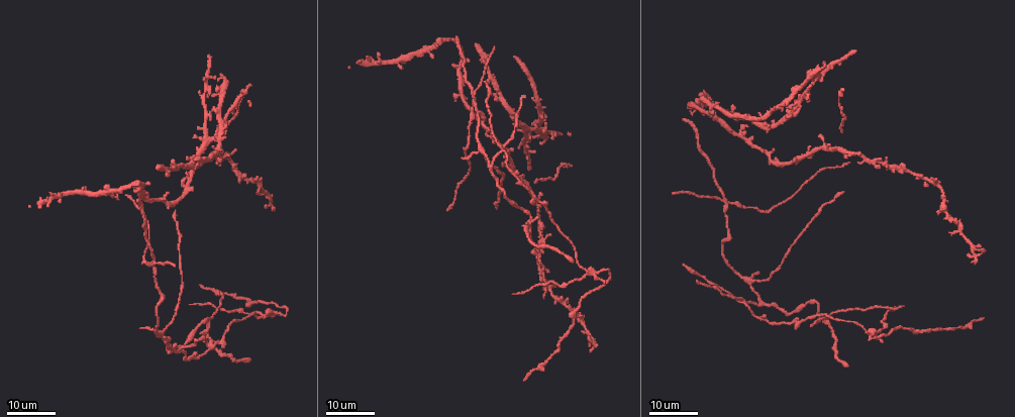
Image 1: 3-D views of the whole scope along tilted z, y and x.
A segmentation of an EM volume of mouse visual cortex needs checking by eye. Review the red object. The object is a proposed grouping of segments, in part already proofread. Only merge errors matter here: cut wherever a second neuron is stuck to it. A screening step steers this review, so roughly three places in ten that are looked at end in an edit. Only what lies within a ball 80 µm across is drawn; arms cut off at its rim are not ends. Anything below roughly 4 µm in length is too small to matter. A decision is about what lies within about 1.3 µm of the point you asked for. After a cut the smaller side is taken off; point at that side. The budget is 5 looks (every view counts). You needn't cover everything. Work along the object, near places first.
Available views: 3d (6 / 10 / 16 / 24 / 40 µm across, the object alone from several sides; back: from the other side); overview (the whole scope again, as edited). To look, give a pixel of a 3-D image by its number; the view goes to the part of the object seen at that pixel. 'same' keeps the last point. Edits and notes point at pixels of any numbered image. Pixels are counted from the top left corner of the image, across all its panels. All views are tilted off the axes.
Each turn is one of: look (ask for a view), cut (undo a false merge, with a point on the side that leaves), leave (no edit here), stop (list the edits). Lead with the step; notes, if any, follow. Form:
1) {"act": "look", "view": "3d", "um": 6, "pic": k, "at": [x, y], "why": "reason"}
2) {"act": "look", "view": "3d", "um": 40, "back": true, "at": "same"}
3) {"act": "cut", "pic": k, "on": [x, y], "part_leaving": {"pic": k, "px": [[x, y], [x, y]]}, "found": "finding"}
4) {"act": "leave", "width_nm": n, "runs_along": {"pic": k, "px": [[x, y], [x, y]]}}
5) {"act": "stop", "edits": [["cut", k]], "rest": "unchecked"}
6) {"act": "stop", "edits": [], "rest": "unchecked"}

{"act": "look", "view": "3d", "um": 16, "pic": 1, "at": [483, 151], "why": "arms part here"}

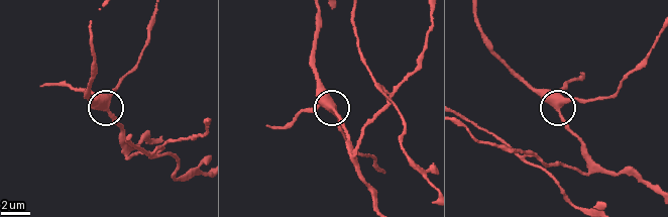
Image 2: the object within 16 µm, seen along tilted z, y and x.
{"act": "look", "view": "3d", "um": 10, "pic": 2, "at": [557, 106]}

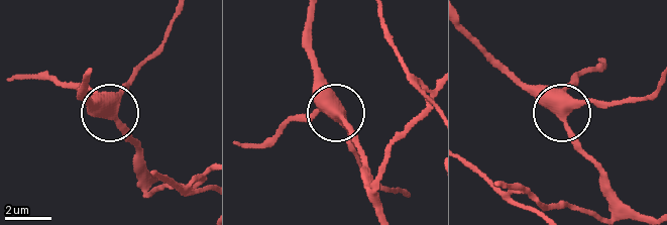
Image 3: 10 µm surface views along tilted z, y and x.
{"act": "leave", "arms": 3, "runs_along": {"pic": 3, "px": [[313, 22], [311, 57], [350, 148]]}, "found": "one neuron here"}

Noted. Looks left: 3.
{"act": "look", "view": "3d", "um": 24, "pic": 1, "at": [501, 151], "why": "three-way junction"}

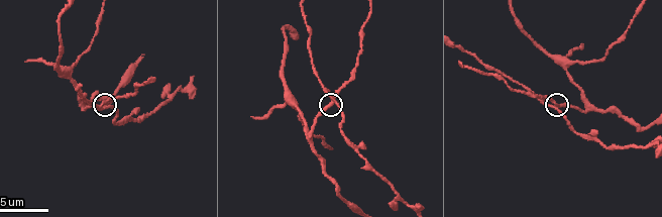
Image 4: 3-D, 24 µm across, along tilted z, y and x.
{"act": "look", "view": "3d", "um": 10, "pic": 4, "at": [336, 103]}

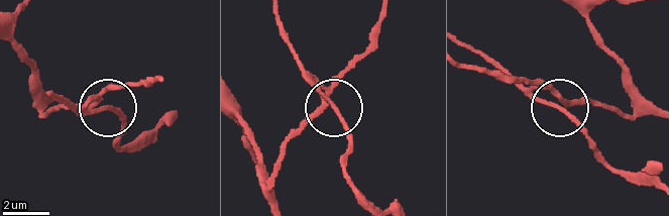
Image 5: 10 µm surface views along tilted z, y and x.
{"act": "cut", "pic": 5, "on": [77, 115], "width_nm": 180, "part_leaving": {"pic": 5, "px": [[99, 94], [88, 111], [114, 114], [120, 145], [141, 138]]}, "found": "two neurons meet here"}

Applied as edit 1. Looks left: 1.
{"act": "stop", "edits": [["cut", 5]], "rest": "unchecked"}

